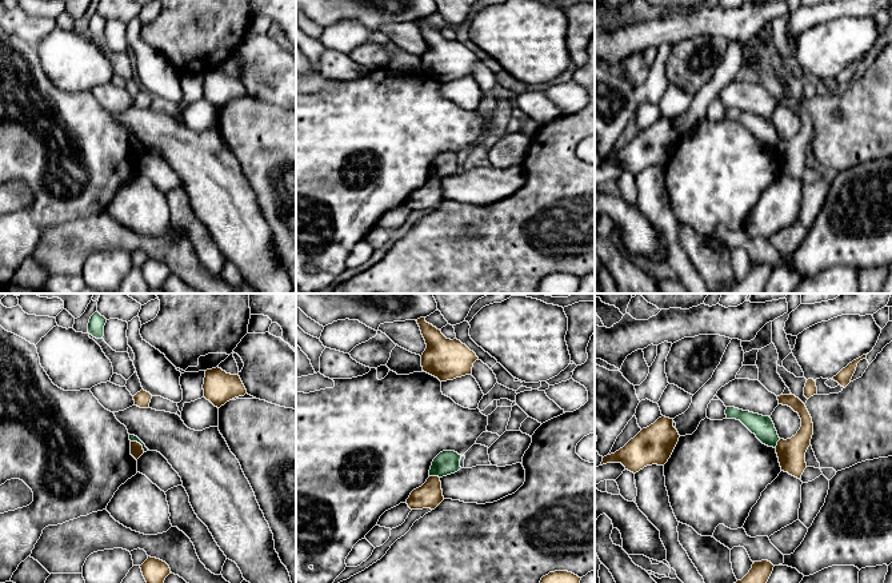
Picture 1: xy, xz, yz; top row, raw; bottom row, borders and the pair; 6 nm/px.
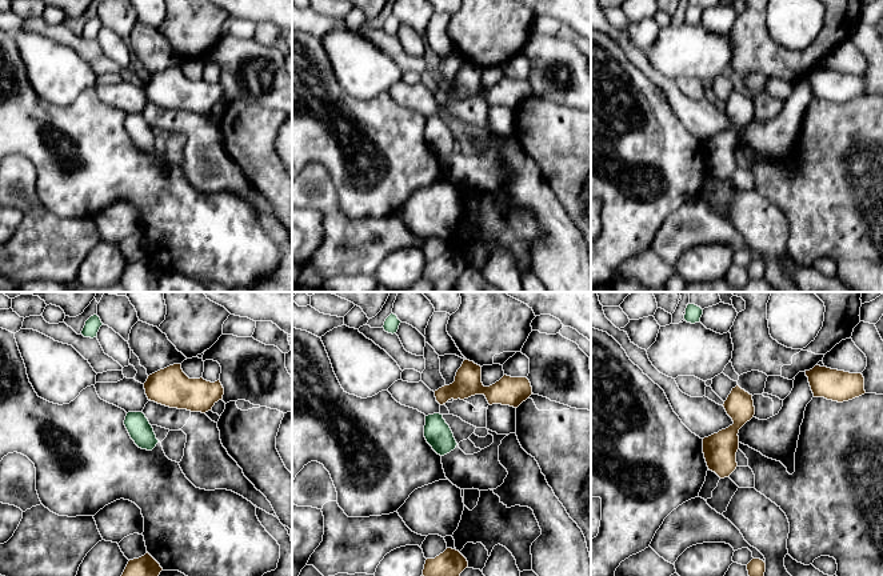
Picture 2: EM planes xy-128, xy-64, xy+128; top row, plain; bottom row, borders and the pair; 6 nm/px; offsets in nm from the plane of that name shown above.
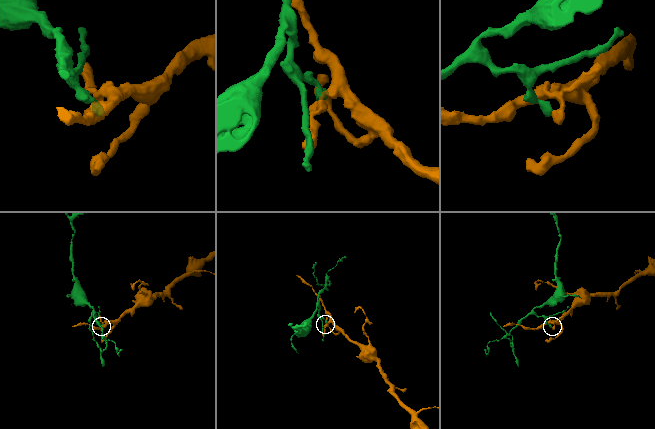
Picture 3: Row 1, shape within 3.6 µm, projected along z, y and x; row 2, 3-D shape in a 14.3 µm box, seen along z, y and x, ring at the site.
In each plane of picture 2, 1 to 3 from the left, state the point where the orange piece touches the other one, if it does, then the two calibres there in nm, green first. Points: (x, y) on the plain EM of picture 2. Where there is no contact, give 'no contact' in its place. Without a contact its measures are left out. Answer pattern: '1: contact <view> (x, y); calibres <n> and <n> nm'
1: no contact
2: no contact
3: no contact

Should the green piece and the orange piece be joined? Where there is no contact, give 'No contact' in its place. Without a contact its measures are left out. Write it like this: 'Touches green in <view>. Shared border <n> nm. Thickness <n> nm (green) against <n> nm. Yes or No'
Touches green in xz. Shared border 70 nm. Thickness 140 nm (green) against 160 nm. No

